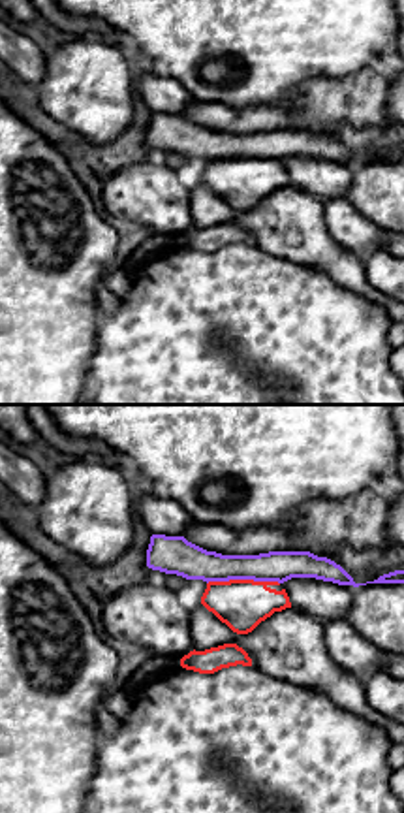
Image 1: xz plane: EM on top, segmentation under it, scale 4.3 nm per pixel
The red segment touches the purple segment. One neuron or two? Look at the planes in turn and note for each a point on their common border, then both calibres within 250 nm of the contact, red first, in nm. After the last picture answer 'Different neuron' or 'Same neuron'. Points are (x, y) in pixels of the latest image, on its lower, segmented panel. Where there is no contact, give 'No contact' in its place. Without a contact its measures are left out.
Touches red at (243, 580). Thickness 220 nm (red) against 150 nm

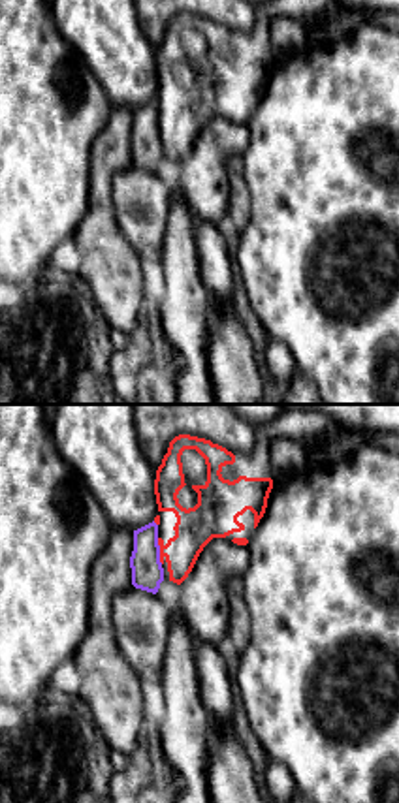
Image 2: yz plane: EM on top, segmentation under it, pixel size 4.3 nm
Touches red at (160, 551). Thickness 170 nm (red) against 140 nm

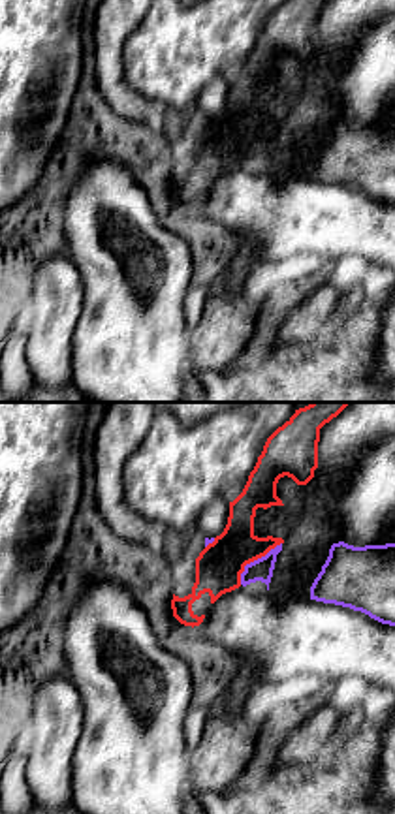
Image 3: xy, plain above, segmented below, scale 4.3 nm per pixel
Touches red at (254, 559). Thickness 200 nm (red) against 100 nm

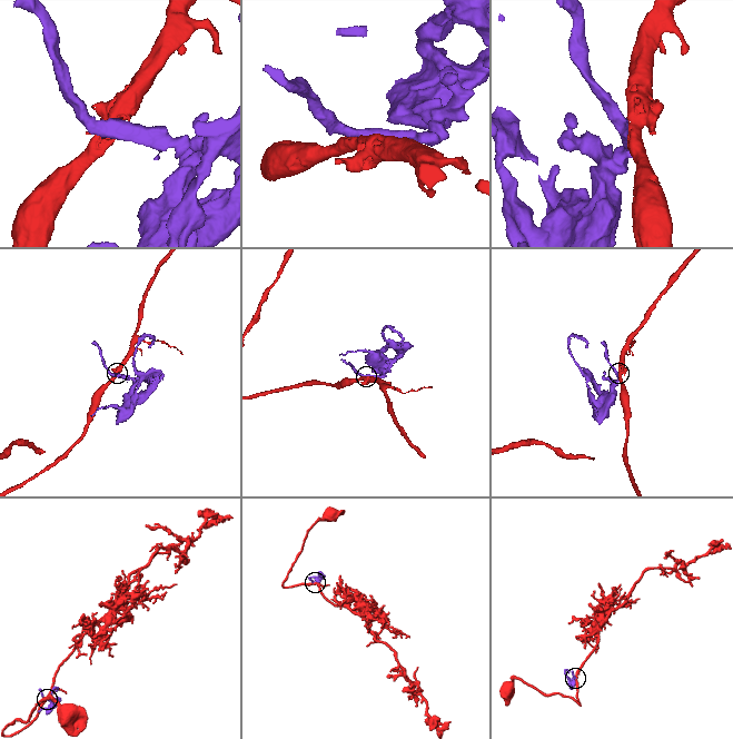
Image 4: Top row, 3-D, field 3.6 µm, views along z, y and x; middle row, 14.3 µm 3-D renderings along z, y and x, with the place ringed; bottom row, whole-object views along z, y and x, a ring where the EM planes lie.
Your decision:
Different neuron

